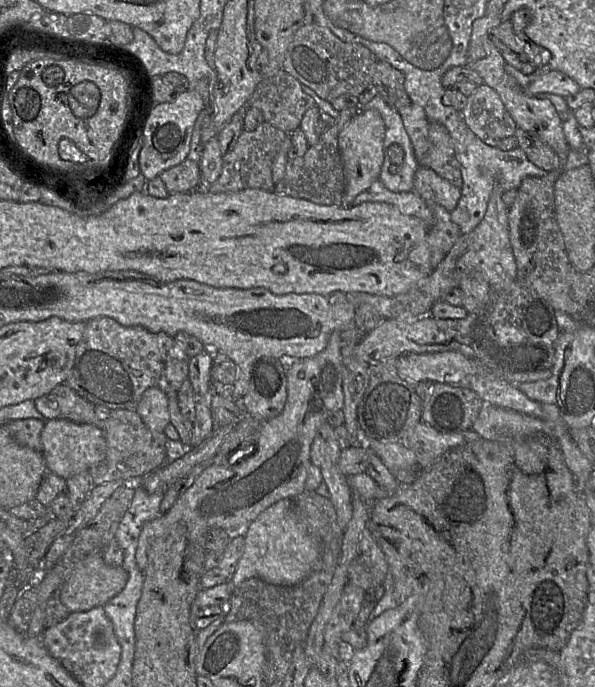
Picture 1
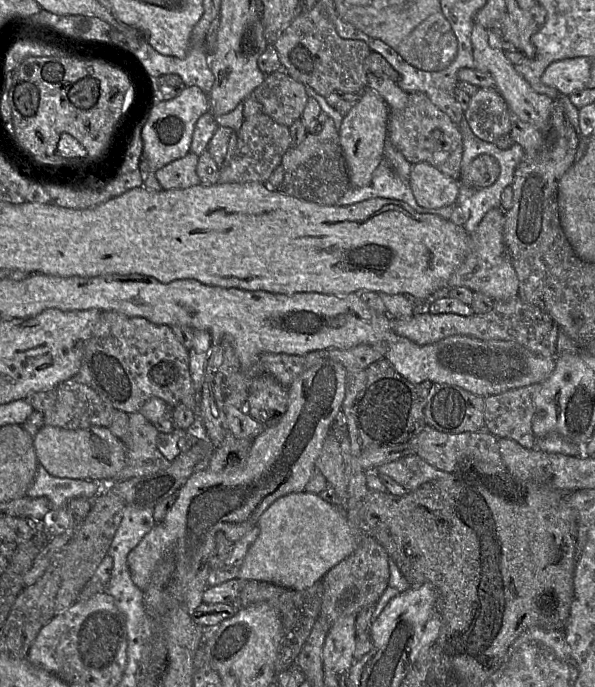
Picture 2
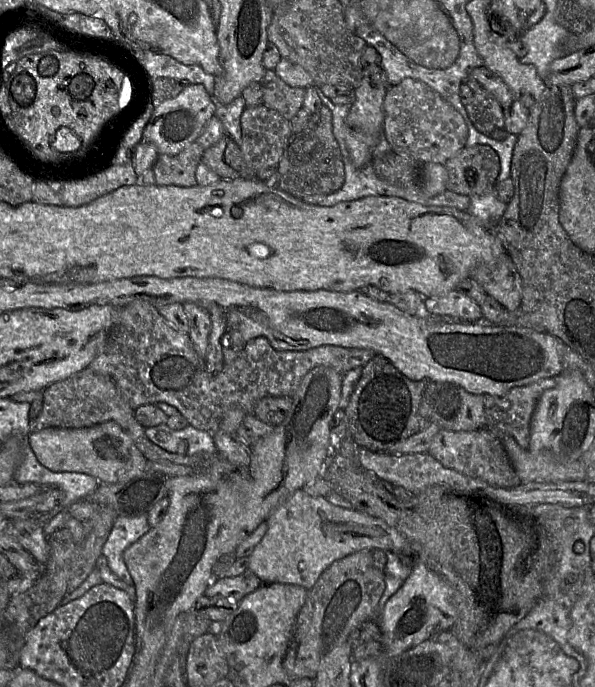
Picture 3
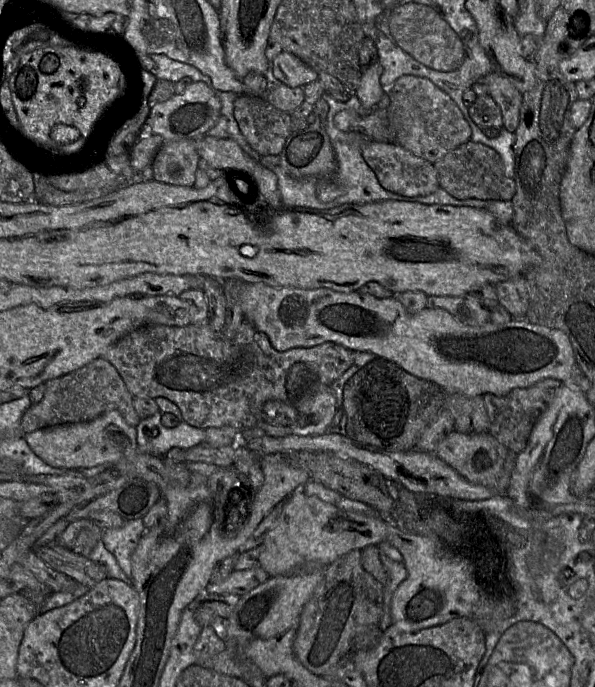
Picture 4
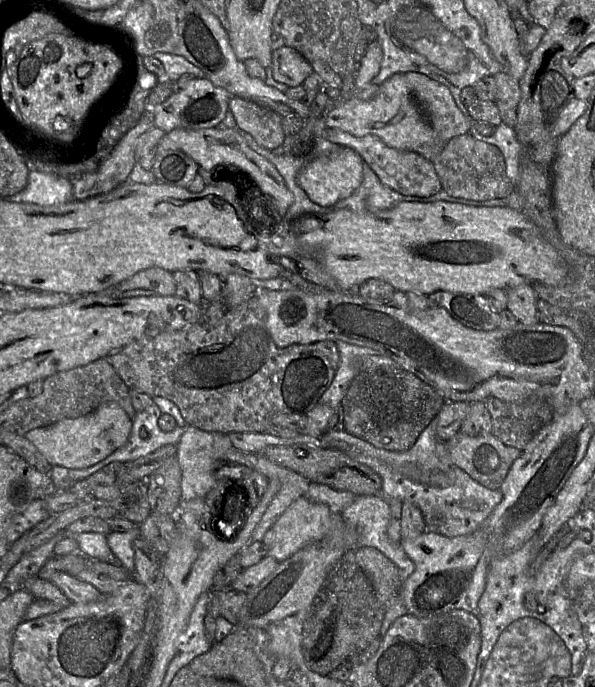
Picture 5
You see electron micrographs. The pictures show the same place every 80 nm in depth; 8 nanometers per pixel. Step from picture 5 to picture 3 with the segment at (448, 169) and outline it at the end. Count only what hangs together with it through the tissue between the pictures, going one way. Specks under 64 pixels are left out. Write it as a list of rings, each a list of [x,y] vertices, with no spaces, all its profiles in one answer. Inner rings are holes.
[[[478,144],[471,147],[465,146],[454,157],[448,159],[443,166],[446,168],[448,174],[446,185],[448,191],[467,196],[495,192],[499,200],[506,204],[508,204],[514,196],[512,178],[498,182],[501,163],[498,154],[489,145]]]

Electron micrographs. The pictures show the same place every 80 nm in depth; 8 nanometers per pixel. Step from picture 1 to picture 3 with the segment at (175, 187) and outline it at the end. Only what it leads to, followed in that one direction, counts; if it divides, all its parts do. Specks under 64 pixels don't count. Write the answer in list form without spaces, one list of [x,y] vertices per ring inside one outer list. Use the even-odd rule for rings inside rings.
[[[196,142],[190,143],[176,155],[161,154],[152,170],[157,185],[193,187],[197,185],[195,171],[204,149]]]

